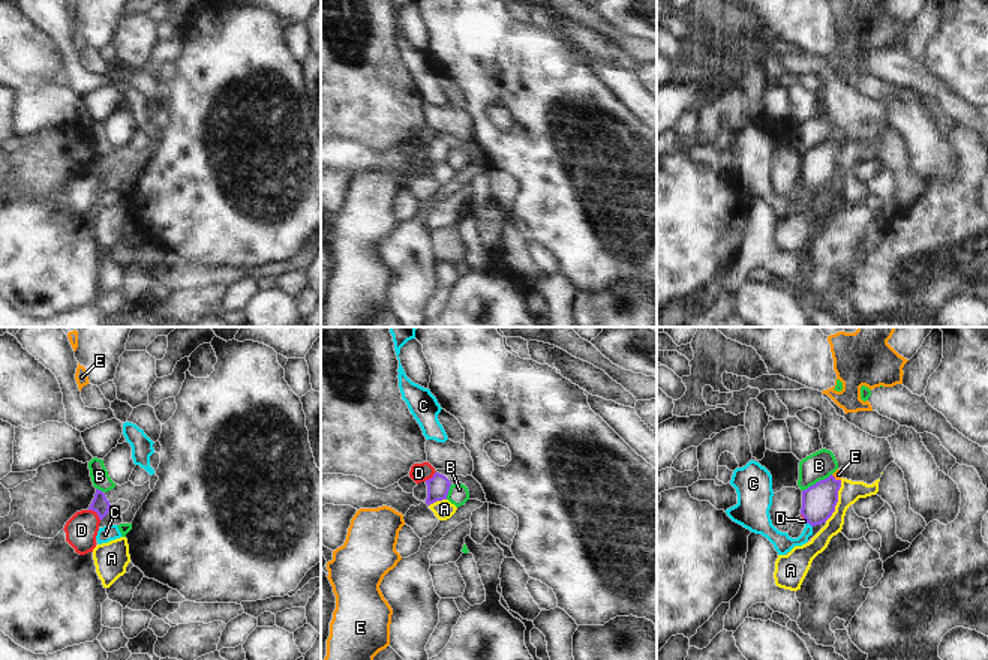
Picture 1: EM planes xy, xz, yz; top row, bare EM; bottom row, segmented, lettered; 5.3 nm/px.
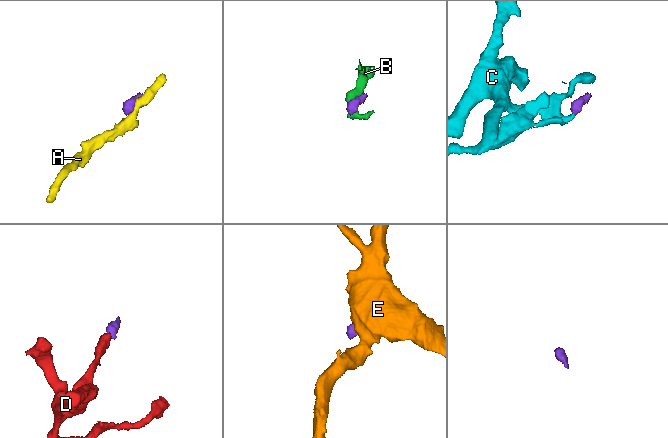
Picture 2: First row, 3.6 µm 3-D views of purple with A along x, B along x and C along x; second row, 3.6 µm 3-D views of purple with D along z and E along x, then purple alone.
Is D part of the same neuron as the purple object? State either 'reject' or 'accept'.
reject

